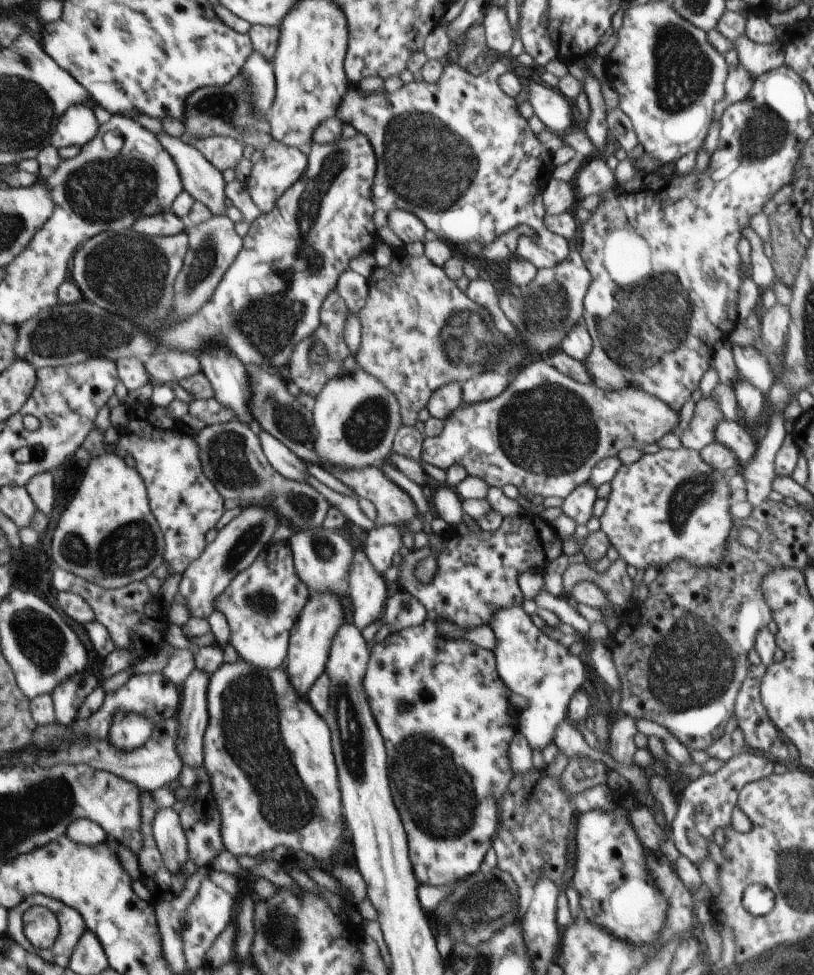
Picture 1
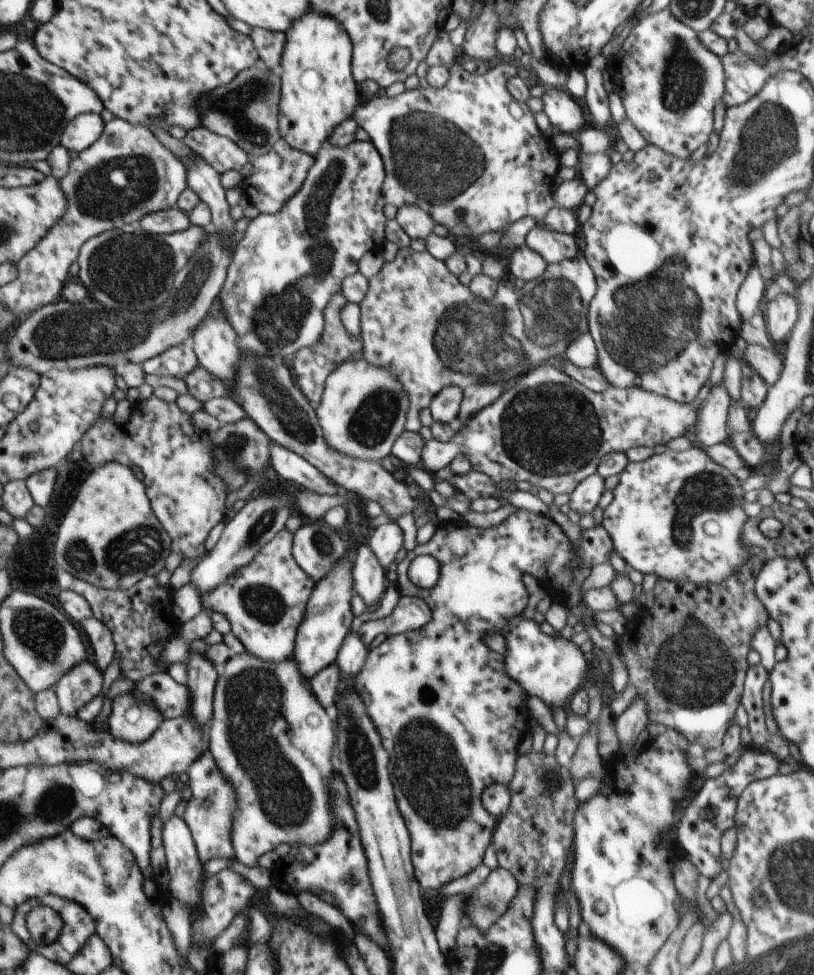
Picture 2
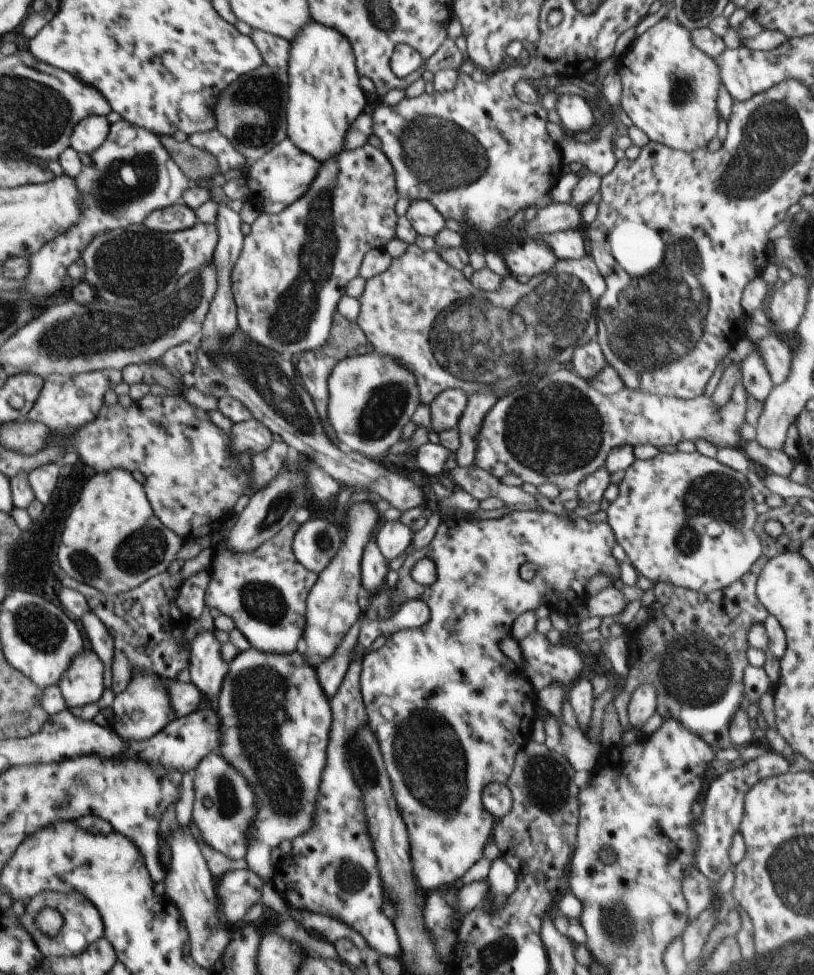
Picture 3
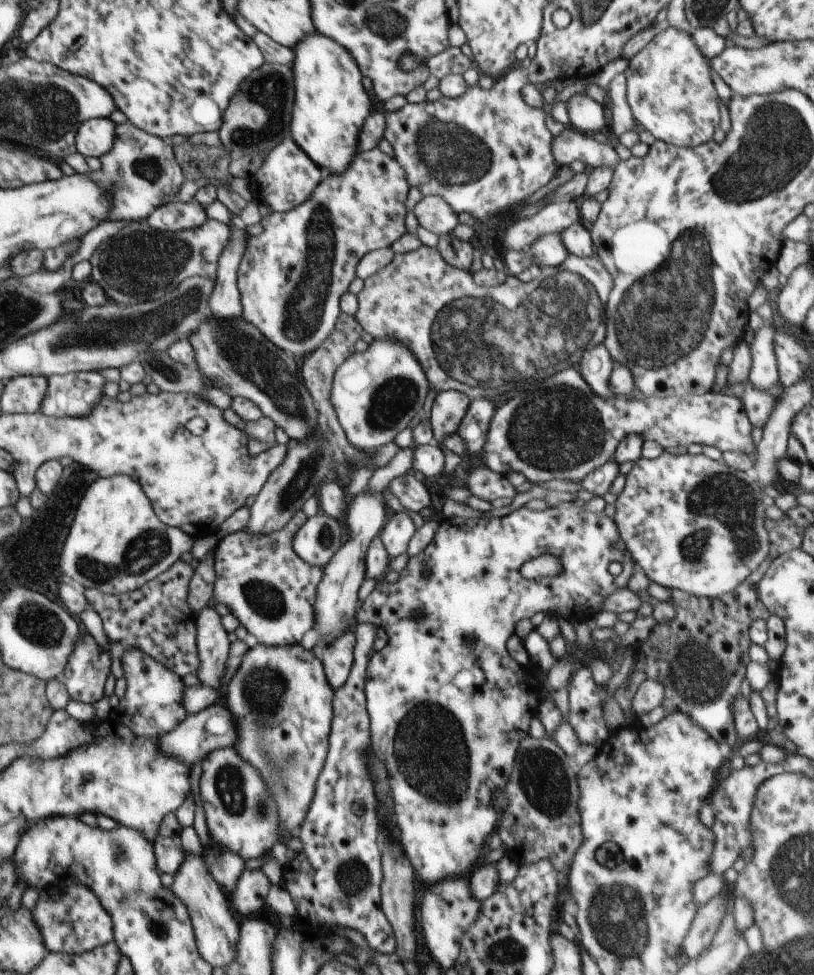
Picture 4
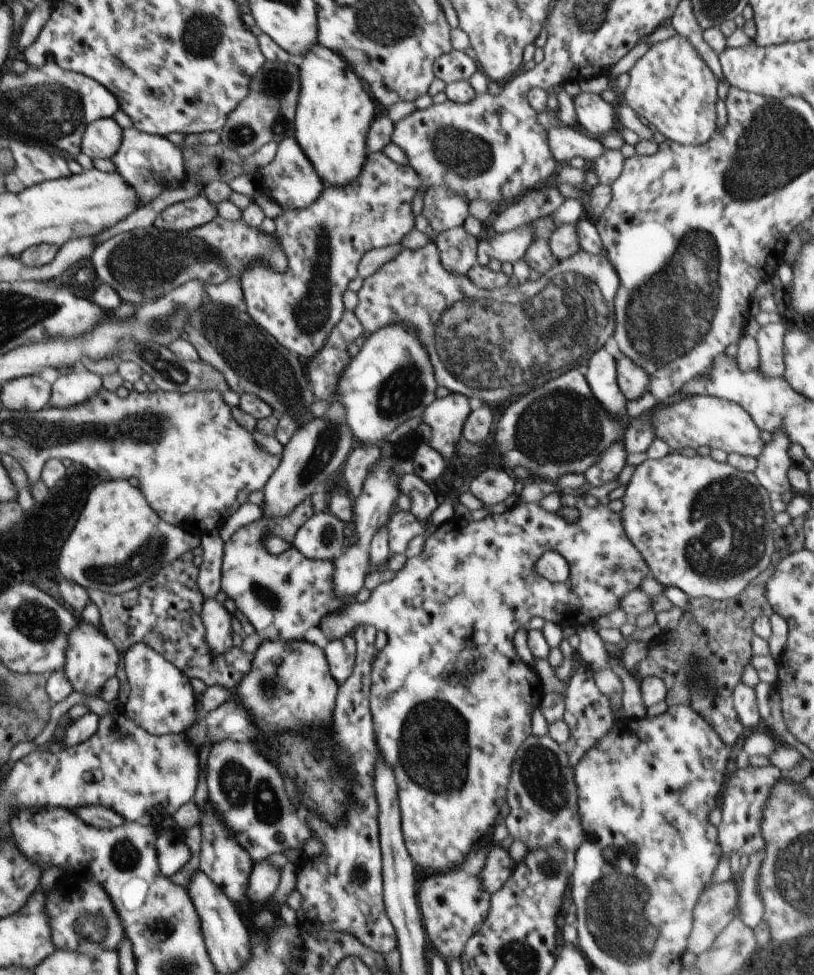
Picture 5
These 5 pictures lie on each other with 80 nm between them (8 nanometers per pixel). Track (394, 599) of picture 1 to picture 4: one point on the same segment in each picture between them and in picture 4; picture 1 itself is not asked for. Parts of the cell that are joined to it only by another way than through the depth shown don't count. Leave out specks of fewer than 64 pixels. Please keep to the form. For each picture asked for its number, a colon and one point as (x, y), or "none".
2: (411, 612)
3: (333, 864)
4: (339, 831)

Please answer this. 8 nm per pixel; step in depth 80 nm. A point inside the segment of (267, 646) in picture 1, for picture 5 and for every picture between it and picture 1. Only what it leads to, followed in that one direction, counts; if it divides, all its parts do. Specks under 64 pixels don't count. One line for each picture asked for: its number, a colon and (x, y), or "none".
2: (264, 602)
3: (264, 592)
4: (260, 579)
5: (282, 595)

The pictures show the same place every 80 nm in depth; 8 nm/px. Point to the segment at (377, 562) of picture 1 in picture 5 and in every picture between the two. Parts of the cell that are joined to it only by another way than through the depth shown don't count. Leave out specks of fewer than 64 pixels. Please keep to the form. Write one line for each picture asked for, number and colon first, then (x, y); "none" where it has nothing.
2: (387, 541)
3: (394, 537)
4: (399, 528)
5: (403, 526)

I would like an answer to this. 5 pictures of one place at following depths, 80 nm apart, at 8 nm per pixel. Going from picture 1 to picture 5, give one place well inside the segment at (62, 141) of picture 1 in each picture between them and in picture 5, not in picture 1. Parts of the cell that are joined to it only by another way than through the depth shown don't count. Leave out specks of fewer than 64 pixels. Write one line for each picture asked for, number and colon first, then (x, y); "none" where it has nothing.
2: (82, 132)
3: (89, 134)
4: (96, 136)
5: (102, 138)

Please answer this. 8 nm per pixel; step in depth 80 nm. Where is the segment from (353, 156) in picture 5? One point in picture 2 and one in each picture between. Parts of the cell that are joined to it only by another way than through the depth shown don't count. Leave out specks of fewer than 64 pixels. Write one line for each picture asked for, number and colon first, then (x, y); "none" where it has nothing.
2: (318, 92)
3: (325, 98)
4: (330, 107)

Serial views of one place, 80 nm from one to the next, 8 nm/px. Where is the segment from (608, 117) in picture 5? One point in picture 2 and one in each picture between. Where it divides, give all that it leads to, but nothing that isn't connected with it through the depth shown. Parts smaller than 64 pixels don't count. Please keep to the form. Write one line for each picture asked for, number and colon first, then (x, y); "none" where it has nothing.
2: (563, 110)
3: (577, 116)
4: (587, 115)

